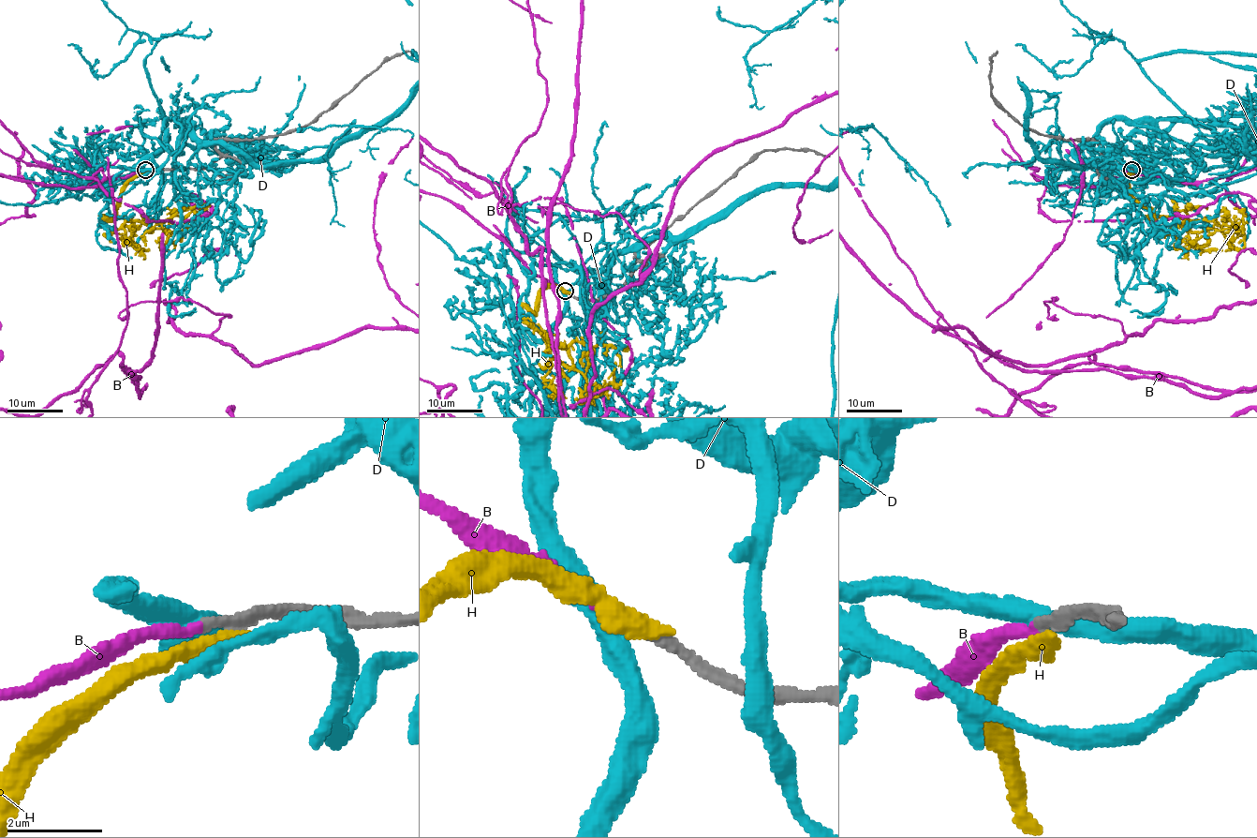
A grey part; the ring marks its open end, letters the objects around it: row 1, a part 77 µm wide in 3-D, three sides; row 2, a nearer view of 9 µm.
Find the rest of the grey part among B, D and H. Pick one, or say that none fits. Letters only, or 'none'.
B

